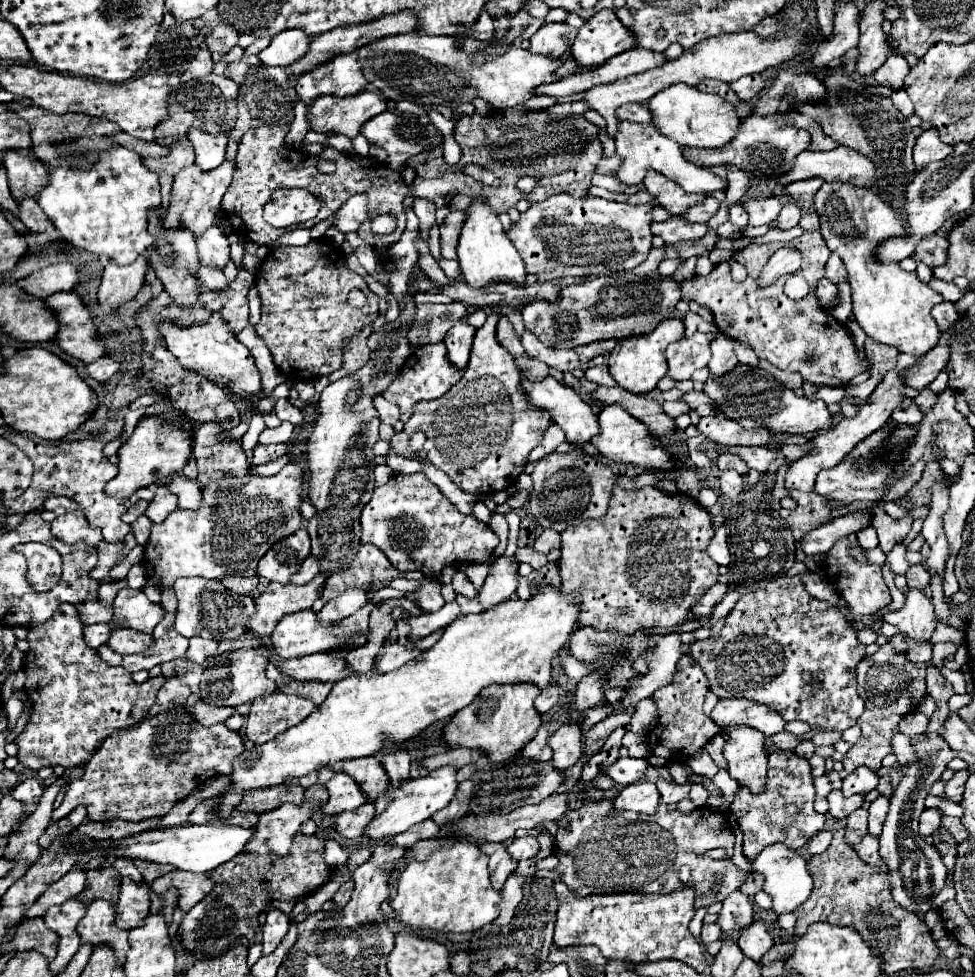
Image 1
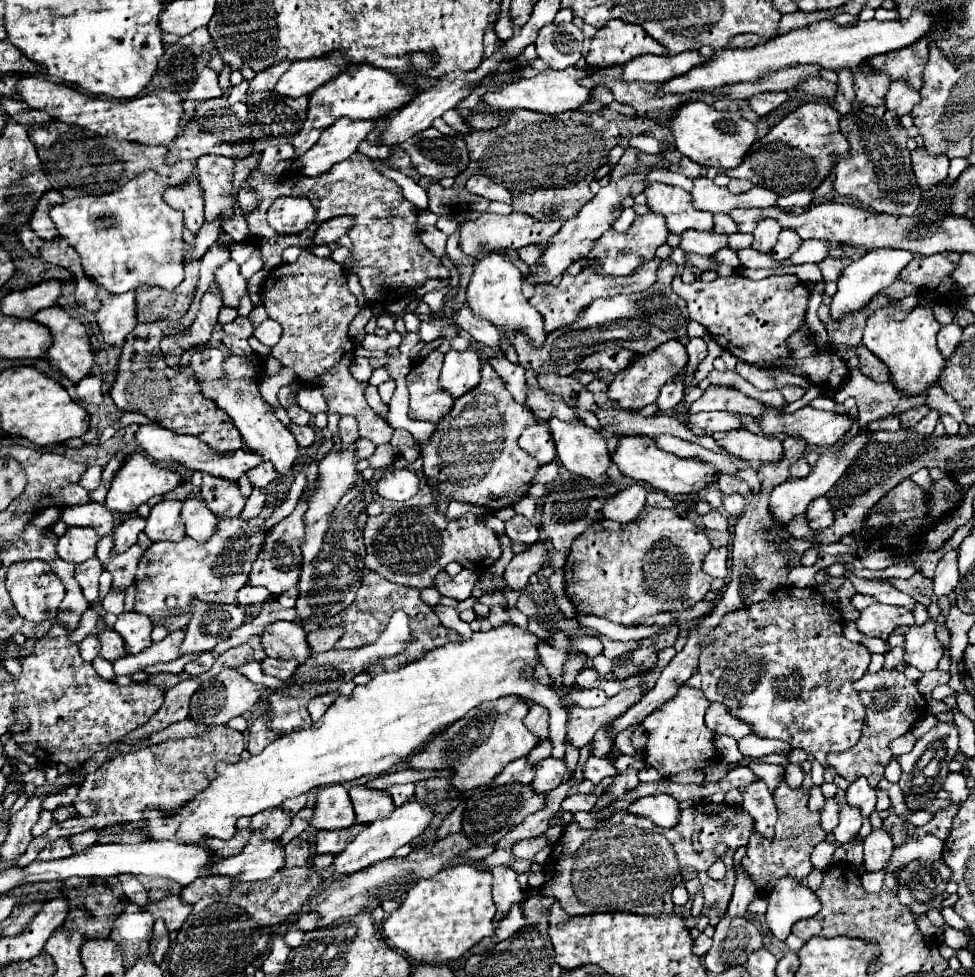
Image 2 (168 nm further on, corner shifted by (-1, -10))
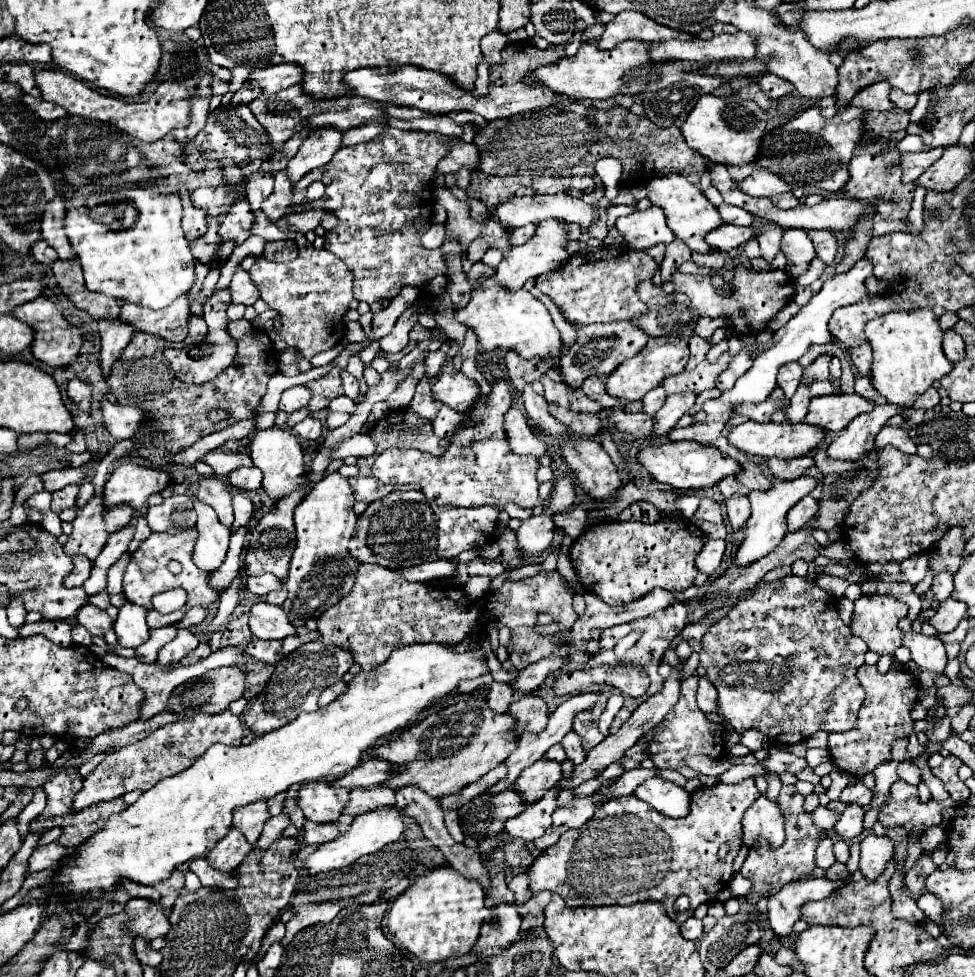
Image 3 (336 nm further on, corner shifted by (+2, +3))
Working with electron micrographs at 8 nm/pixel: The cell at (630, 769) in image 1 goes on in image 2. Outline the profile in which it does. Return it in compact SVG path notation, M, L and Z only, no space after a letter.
M591 757L587 759L587 763L583 765L583 777L589 779L593 785L601 783L605 777L615 777L617 769L611 765L609 759L599 759L599 757Z

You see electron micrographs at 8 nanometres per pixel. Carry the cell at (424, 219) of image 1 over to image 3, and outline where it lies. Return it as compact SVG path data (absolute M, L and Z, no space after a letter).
M432 224L424 234L422 234L422 246L424 248L440 248L442 242L444 242L444 236L446 236L446 230L444 230L444 224Z

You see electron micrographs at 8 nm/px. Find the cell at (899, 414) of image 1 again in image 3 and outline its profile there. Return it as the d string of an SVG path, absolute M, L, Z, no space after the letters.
M930 388L930 390L924 392L922 396L918 396L918 400L914 402L912 408L924 408L924 410L928 410L928 408L934 408L938 402L940 402L940 394L938 394L938 390Z

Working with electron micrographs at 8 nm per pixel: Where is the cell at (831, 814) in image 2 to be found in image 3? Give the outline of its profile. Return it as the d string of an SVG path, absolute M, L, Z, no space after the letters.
M818 806L814 812L812 812L812 818L814 818L814 824L820 828L820 830L832 830L834 824L838 822L838 812L830 810L828 806Z

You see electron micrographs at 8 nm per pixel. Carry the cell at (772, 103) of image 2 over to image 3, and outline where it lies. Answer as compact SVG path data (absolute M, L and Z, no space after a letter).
M764 74L760 80L758 80L762 92L768 96L768 98L780 98L780 96L786 96L794 90L794 86L778 76L772 76L772 74Z

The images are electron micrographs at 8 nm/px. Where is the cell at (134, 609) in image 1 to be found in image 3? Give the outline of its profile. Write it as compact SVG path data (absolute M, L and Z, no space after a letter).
M126 602L116 618L114 632L118 636L118 644L124 648L138 648L148 640L148 624L146 624L146 610L132 602Z

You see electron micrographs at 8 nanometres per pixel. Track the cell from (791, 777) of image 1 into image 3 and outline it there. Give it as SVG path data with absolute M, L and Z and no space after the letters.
M782 786L780 796L778 796L778 806L782 810L784 824L786 824L786 842L780 848L772 848L768 842L758 840L750 848L740 870L740 874L752 882L752 892L746 896L750 902L776 894L776 890L780 890L784 884L806 878L816 868L814 850L818 846L818 840L824 836L824 832L814 826L812 814L806 812L802 804L804 804L804 796L796 792L796 786Z

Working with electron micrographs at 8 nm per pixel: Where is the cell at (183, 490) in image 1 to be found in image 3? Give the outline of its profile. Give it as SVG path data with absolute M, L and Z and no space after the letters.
M198 498L194 500L194 510L198 514L196 530L200 534L194 548L194 562L202 570L214 572L226 558L230 530L216 518L216 512Z

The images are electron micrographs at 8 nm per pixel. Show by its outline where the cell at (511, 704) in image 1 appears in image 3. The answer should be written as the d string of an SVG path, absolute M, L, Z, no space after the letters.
M470 694L466 700L454 702L440 712L428 714L422 722L404 730L398 738L378 746L374 756L390 764L406 764L404 772L386 782L390 788L396 790L396 786L416 784L428 796L438 798L454 794L456 790L468 786L468 782L482 778L488 770L492 770L492 766L504 762L518 744L518 734L512 730L514 726L516 722L512 714L498 714L488 706L484 696Z

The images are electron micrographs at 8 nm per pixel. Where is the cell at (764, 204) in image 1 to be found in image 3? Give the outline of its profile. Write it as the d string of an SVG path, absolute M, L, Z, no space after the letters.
M762 220L756 228L758 228L756 240L760 244L760 256L766 260L772 260L776 256L776 252L780 250L782 228L776 226L774 222L766 222L766 220Z

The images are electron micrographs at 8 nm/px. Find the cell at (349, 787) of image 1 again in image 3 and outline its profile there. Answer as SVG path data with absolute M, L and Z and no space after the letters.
M308 782L300 788L298 806L308 820L326 824L340 818L342 810L348 804L348 796L350 790L334 786L330 782Z

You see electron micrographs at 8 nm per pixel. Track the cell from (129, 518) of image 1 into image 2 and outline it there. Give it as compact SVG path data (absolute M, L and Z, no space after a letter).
M129 515L113 533L115 545L113 545L113 555L127 551L131 545L137 543L137 535L143 531L145 519L139 515Z

